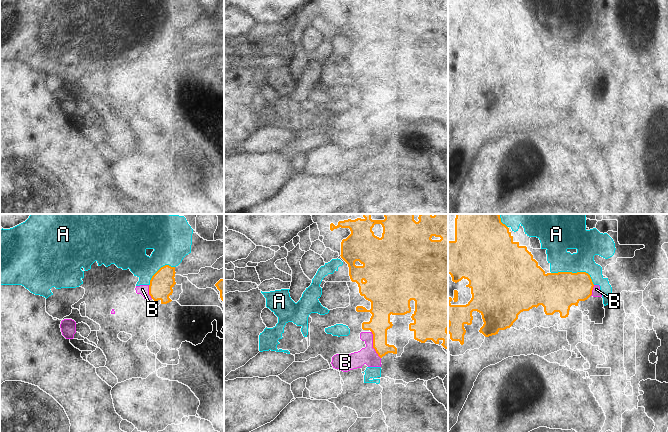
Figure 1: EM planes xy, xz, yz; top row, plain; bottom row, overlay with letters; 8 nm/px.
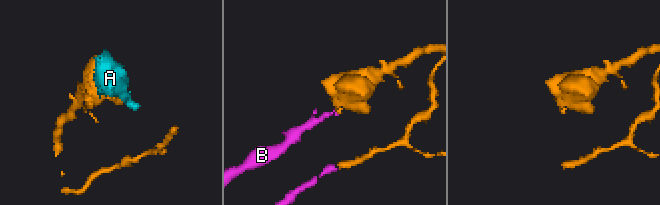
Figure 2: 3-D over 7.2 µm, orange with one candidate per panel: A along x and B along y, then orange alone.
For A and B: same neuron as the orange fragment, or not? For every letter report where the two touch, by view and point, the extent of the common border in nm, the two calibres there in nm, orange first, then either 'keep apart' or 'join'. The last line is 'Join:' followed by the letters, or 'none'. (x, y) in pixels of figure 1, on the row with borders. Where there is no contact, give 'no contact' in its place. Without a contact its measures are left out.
A: yz (575, 273) | 360 nm | 320/200 nm | keep apart
B: xz (373, 345) | 240 nm | 170/140 nm | join
Join: B

